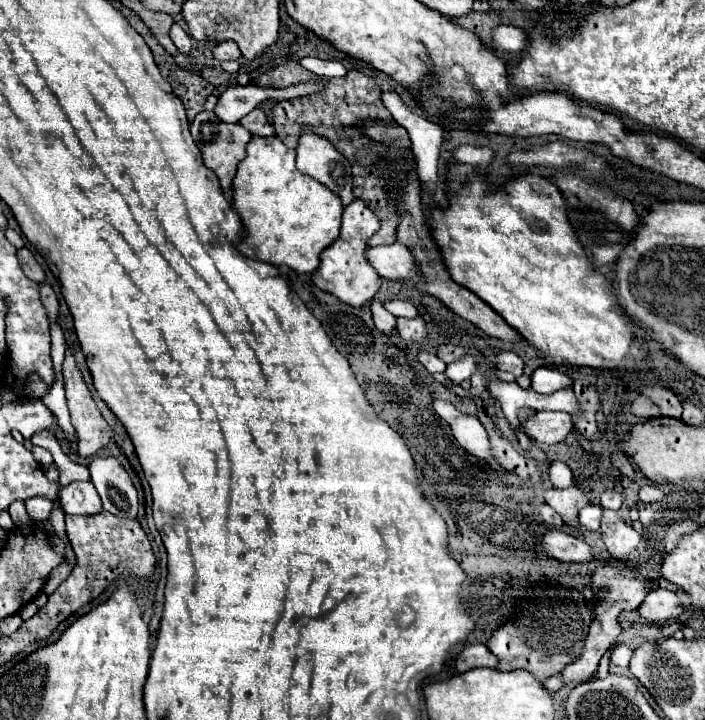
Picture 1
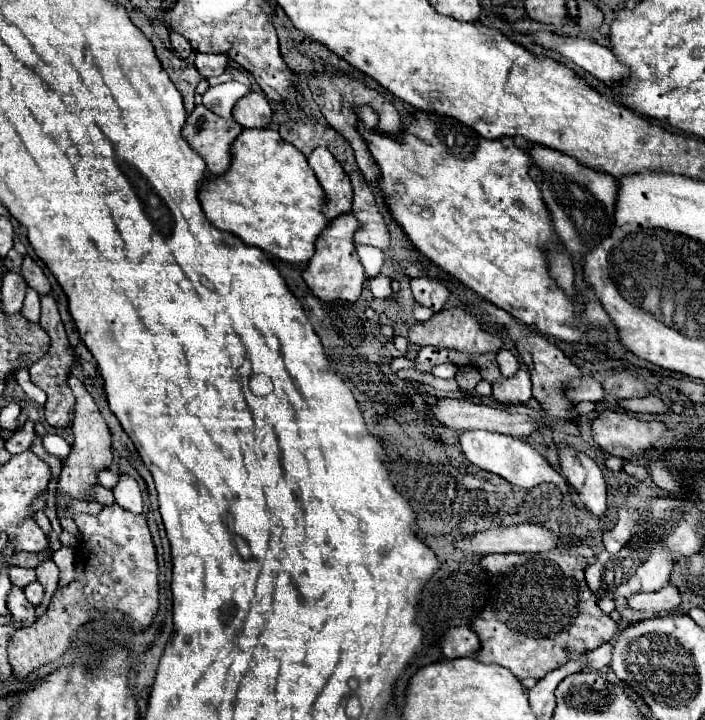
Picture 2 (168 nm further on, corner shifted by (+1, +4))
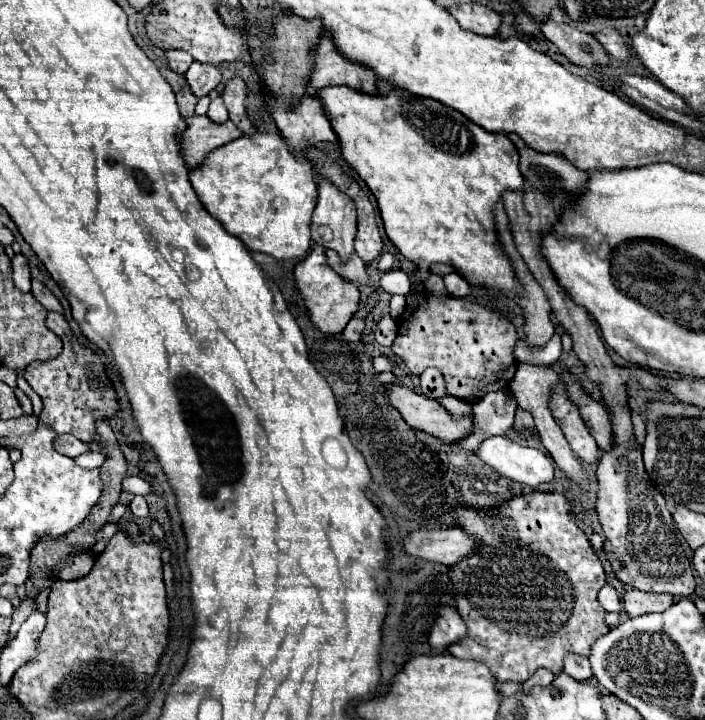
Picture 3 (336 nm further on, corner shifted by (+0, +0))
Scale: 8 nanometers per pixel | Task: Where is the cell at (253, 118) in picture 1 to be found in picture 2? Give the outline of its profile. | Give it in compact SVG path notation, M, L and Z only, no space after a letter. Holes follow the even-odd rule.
M257 92L247 94L233 108L233 118L243 128L267 128L267 124L271 122L271 114L273 112L271 112L269 102Z

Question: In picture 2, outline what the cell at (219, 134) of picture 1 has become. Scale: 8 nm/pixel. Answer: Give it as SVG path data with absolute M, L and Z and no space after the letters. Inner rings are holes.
M197 106L187 118L183 134L189 146L205 160L213 176L221 176L231 166L231 144L243 132L235 120L223 120L205 106Z

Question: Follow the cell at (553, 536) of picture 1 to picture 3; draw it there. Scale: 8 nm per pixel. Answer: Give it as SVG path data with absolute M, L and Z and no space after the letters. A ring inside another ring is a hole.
M460 528L448 530L414 530L404 538L404 552L434 564L452 566L476 548L476 542L468 538Z

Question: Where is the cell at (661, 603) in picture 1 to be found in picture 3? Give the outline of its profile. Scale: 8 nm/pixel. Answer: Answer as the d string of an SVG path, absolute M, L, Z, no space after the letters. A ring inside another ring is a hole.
M626 590L624 594L624 610L630 618L652 614L652 612L664 612L674 604L674 598L670 594L646 594L638 590Z

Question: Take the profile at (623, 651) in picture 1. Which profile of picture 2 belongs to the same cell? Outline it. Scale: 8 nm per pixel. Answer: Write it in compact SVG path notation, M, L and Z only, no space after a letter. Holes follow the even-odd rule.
M609 640L607 644L601 644L599 648L591 650L587 670L601 670L603 666L609 666L611 664L611 650L613 650L613 640Z

